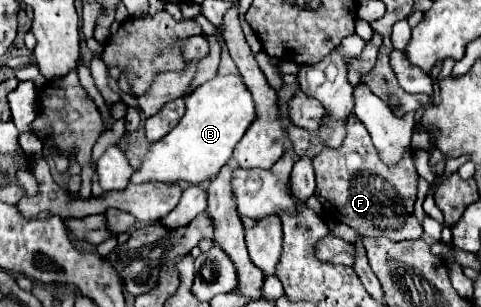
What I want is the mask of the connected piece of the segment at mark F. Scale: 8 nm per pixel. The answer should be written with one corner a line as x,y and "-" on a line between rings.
352,114
348,118
348,134
338,150
324,148
312,160
316,172
314,196
322,202
324,212
334,220
348,224
358,236
386,236
392,240
408,240
422,236
422,224
414,216
414,202
418,190
418,174
410,156
398,166
386,166
366,130
366,126

